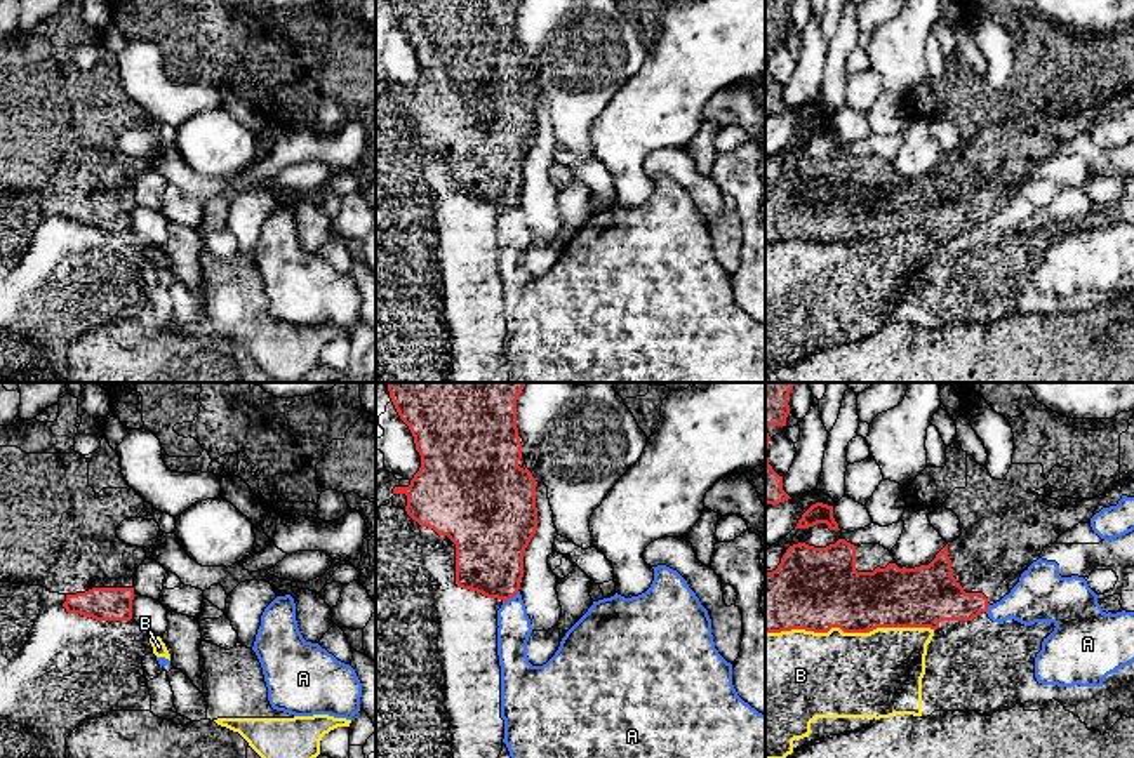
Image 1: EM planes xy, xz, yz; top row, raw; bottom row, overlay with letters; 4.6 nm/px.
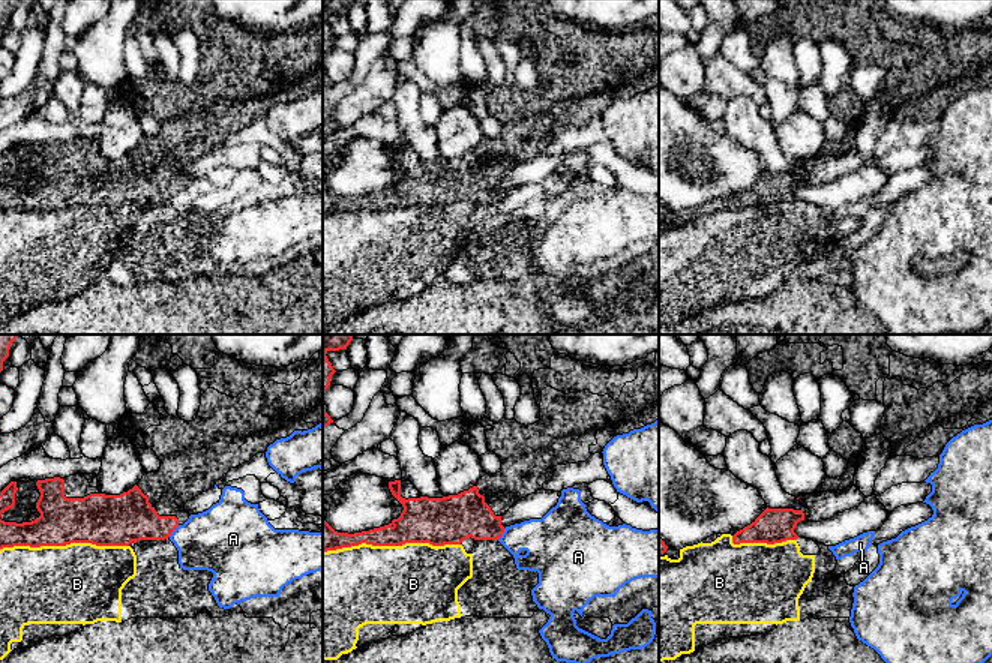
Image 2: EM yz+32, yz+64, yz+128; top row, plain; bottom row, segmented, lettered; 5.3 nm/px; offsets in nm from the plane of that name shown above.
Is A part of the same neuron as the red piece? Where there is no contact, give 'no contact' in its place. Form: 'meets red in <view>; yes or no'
meets red in xz; no

